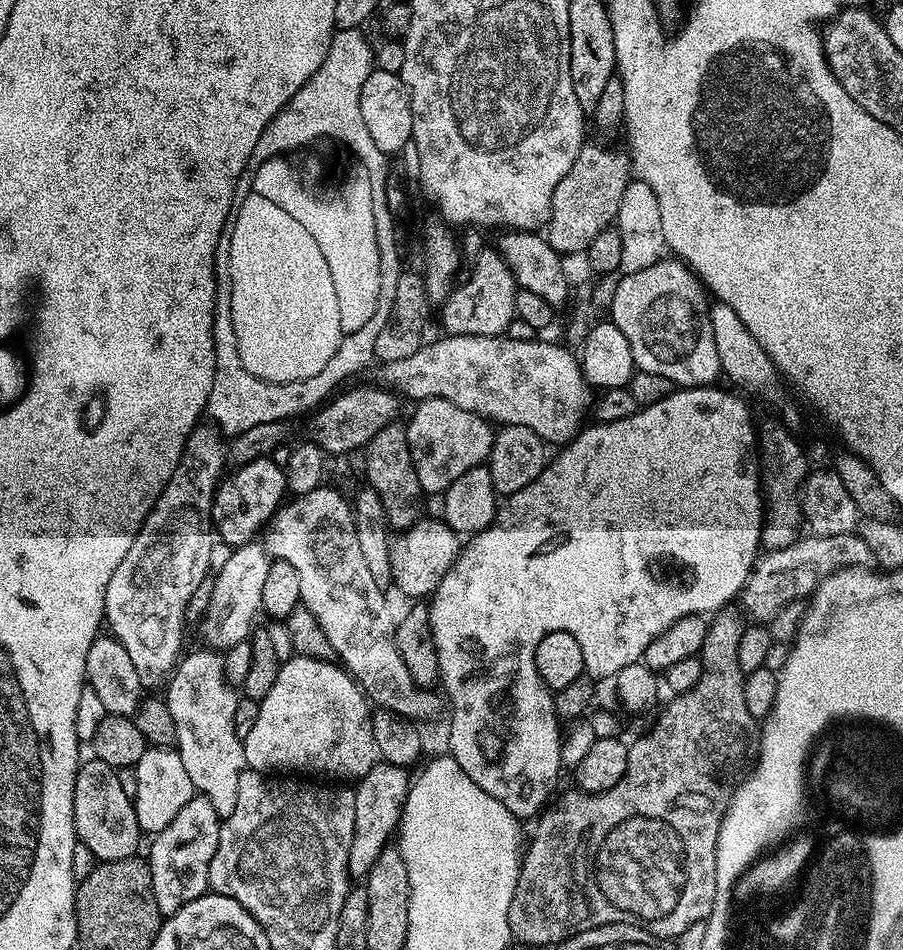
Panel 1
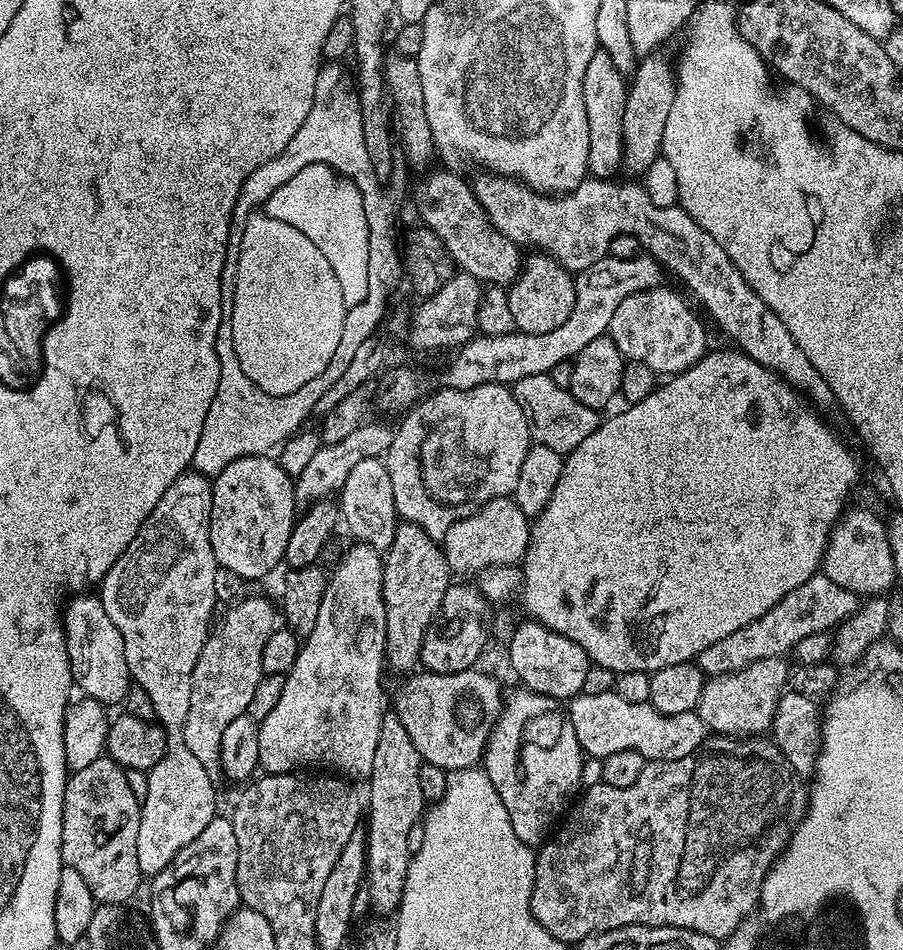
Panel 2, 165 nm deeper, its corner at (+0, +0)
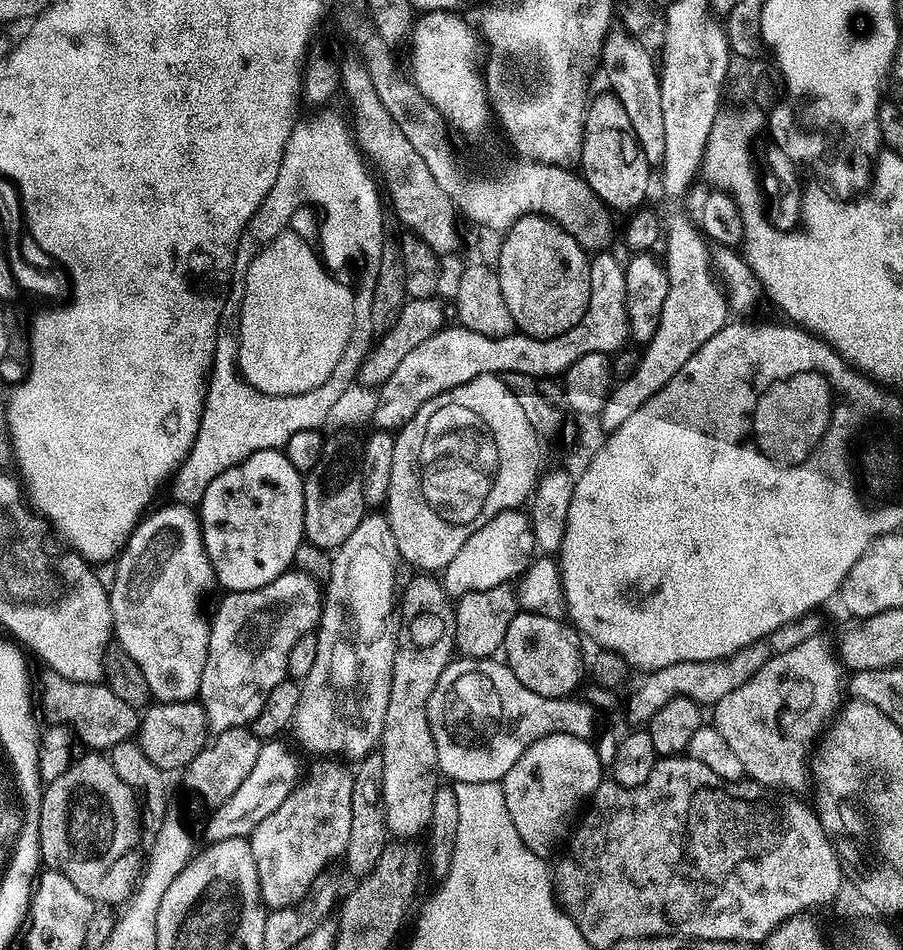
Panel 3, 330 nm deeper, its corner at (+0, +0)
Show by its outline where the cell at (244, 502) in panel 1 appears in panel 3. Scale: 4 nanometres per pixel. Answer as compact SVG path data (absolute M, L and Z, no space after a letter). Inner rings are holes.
M271 448L270 450L255 452L254 454L250 454L250 458L246 458L242 463L226 469L222 474L218 474L218 478L214 478L214 482L210 482L210 486L206 486L206 494L200 499L198 505L198 515L200 517L200 529L204 535L204 549L212 563L212 575L215 583L217 585L221 584L224 590L228 592L258 590L262 586L274 582L274 578L278 578L283 572L289 571L294 564L295 551L298 550L300 544L305 543L304 476L290 464L283 451Z

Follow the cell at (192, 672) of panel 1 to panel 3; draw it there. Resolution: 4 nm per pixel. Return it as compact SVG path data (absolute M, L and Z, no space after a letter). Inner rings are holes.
M289 570L283 572L274 582L249 592L228 592L225 600L210 616L208 629L208 653L206 666L202 670L198 703L206 710L208 727L213 733L225 732L231 728L251 725L253 718L262 710L270 690L288 676L288 659L295 643L307 632L315 632L320 615L324 610L322 584L309 571Z

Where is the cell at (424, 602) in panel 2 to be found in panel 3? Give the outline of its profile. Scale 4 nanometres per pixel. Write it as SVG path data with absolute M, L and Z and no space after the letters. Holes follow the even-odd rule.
M416 574L405 588L403 585L402 616L408 621L403 621L396 638L390 702L386 702L386 722L378 751L384 763L381 798L388 831L396 838L416 838L429 827L435 792L442 784L438 750L428 721L428 703L438 678L442 678L442 670L454 659L456 609L435 575Z

